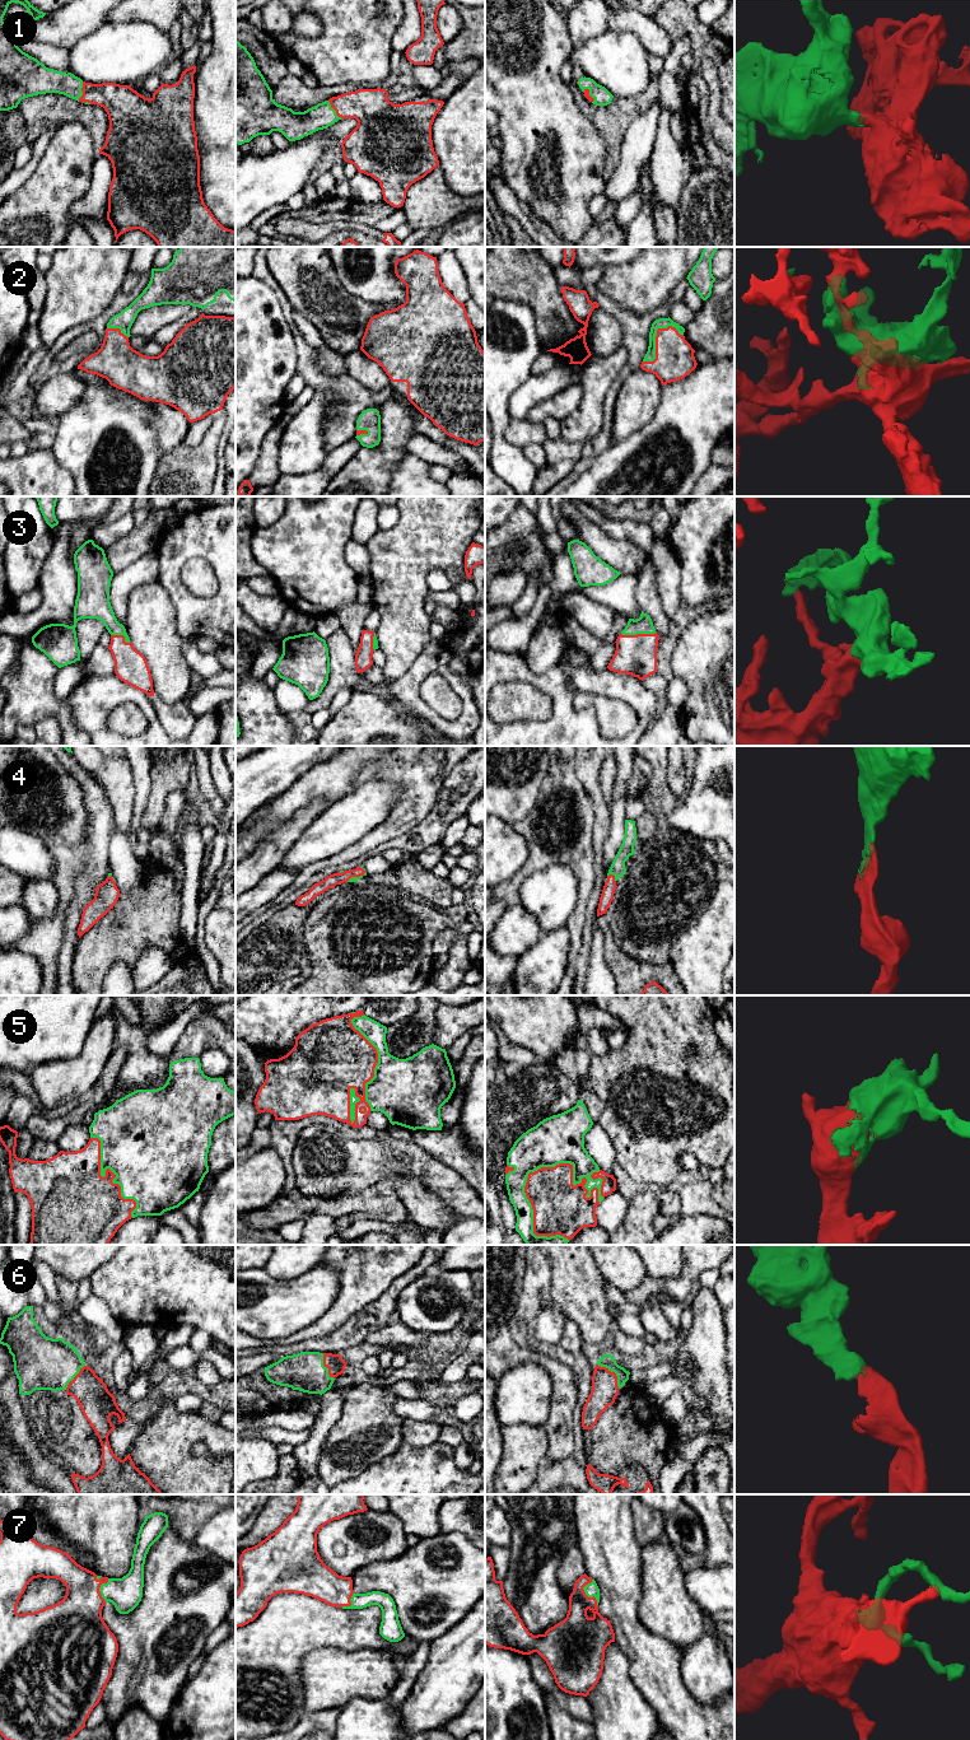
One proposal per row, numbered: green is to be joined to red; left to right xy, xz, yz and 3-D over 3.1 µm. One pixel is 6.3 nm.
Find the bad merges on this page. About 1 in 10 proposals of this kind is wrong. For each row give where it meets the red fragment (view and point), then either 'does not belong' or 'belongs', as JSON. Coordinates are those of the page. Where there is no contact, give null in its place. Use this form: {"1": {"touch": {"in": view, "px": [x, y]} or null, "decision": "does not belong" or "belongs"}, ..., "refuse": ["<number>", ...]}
{"1": {"touch": {"in": "xy", "px": [82, 91]}, "decision": "belongs"}, "2": {"touch": {"in": "yz", "px": [656, 337]}, "decision": "belongs"}, "3": {"touch": {"in": "yz", "px": [638, 634]}, "decision": "belongs"}, "4": {"touch": {"in": "yz", "px": [614, 876]}, "decision": "belongs"}, "5": {"touch": {"in": "yz", "px": [560, 1164]}, "decision": "belongs"}, "6": {"touch": {"in": "yz", "px": [612, 1372]}, "decision": "belongs"}, "7": {"touch": {"in": "yz", "px": [586, 1595]}, "decision": "belongs"}, "refuse": []}

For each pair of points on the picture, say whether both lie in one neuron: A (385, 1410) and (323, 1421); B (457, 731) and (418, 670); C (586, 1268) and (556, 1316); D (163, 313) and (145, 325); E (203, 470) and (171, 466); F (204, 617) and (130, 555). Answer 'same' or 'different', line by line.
A: different
B: same
C: different
D: same
E: same
F: different

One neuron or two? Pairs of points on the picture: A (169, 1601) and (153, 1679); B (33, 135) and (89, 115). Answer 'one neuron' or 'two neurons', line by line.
A: one neuron
B: one neuron

